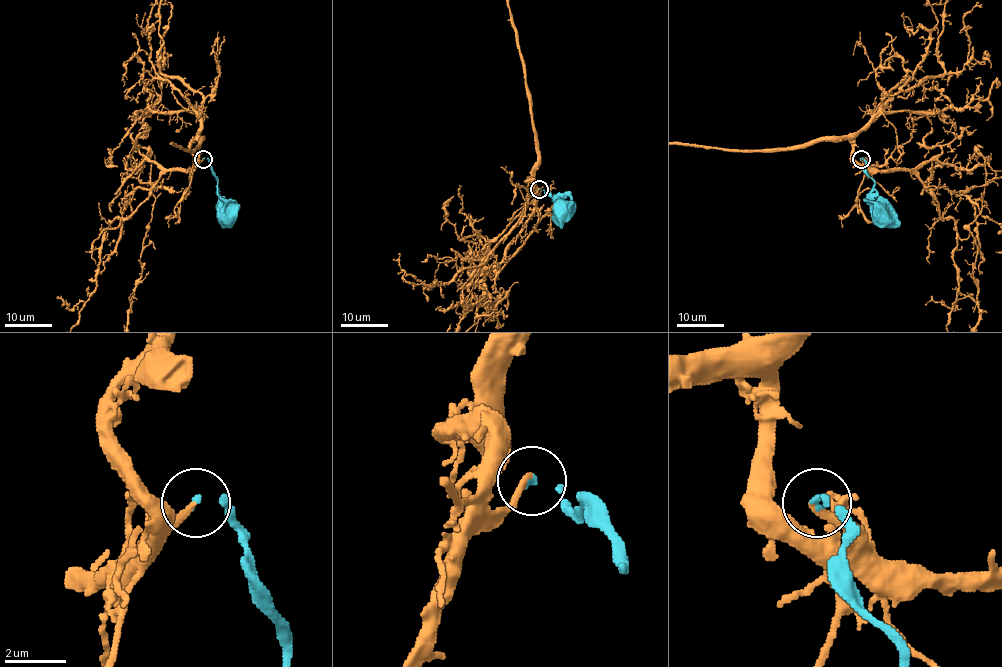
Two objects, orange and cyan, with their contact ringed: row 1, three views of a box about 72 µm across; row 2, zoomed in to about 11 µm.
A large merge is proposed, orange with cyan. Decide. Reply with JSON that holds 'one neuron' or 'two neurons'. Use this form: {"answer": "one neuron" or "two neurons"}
{"answer": "one neuron"}

